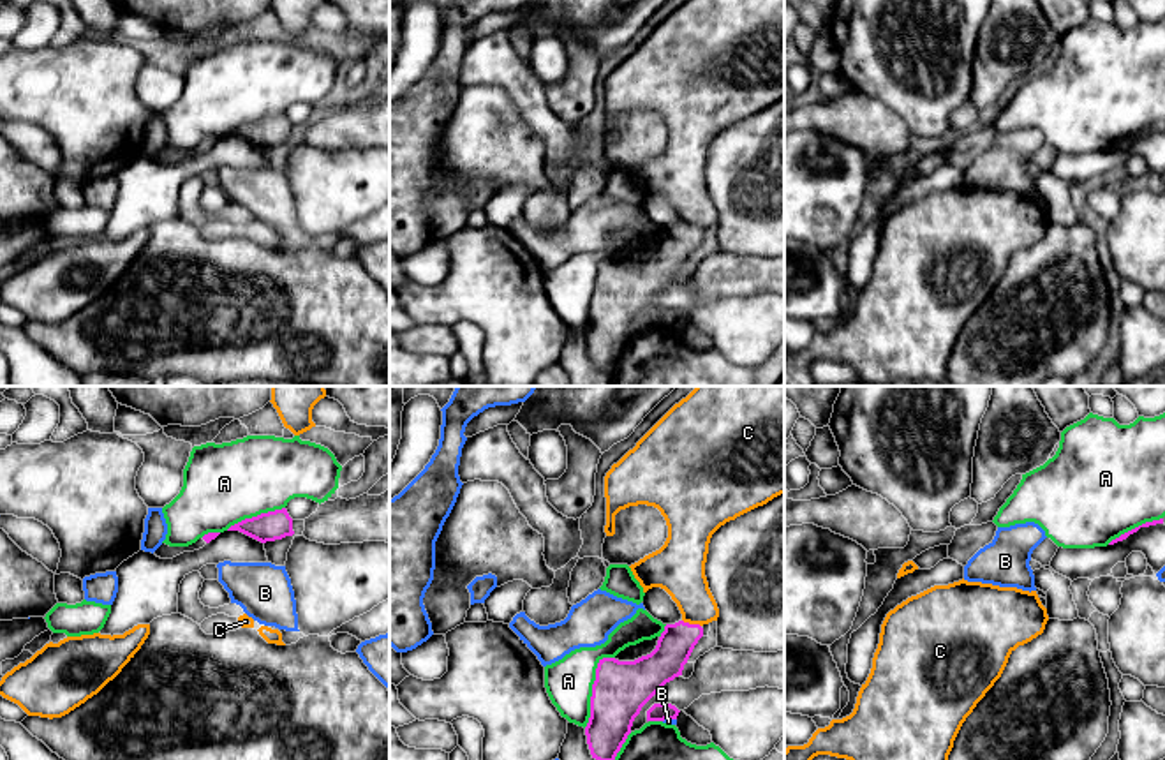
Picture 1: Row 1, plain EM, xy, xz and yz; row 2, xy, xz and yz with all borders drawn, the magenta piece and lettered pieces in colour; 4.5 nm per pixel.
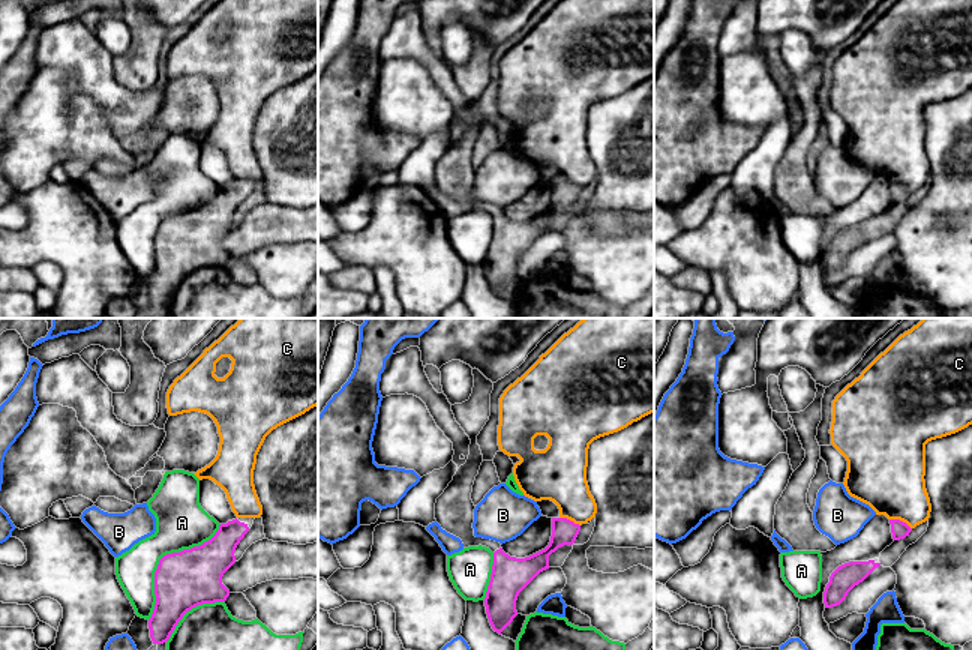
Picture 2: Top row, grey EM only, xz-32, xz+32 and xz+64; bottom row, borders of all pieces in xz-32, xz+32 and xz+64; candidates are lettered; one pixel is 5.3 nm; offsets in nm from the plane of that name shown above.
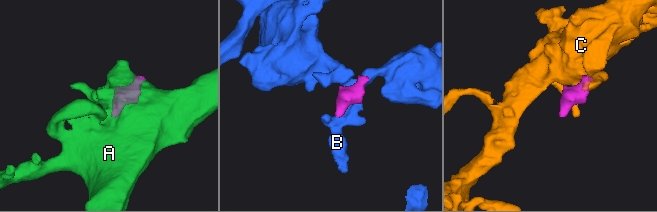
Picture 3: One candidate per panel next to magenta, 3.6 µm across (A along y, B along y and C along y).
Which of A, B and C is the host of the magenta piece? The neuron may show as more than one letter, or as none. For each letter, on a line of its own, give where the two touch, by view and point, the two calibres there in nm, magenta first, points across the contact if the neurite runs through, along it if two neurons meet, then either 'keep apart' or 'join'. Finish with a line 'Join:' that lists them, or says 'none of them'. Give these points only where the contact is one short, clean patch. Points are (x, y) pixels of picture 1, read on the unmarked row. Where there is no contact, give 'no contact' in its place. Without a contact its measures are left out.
A: meets magenta in xz at (593, 293); 260 nm thick on the magenta side, 220 nm on the other; keep apart
B: meets magenta in xz at (668, 323); 80 nm thick on the magenta side, 30 nm on the other; keep apart
C: meets magenta in xz at (691, 230); 160 nm thick on the magenta side, 220 nm on the other; border along xz (682, 224), (700, 231); keep apart
Join: none of them

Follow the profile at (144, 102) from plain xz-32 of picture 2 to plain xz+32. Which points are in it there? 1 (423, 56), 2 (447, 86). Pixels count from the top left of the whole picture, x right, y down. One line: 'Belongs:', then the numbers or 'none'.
Belongs: 1, 2

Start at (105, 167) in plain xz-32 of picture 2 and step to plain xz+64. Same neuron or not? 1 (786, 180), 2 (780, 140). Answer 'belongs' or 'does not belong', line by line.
1: belongs
2: does not belong

